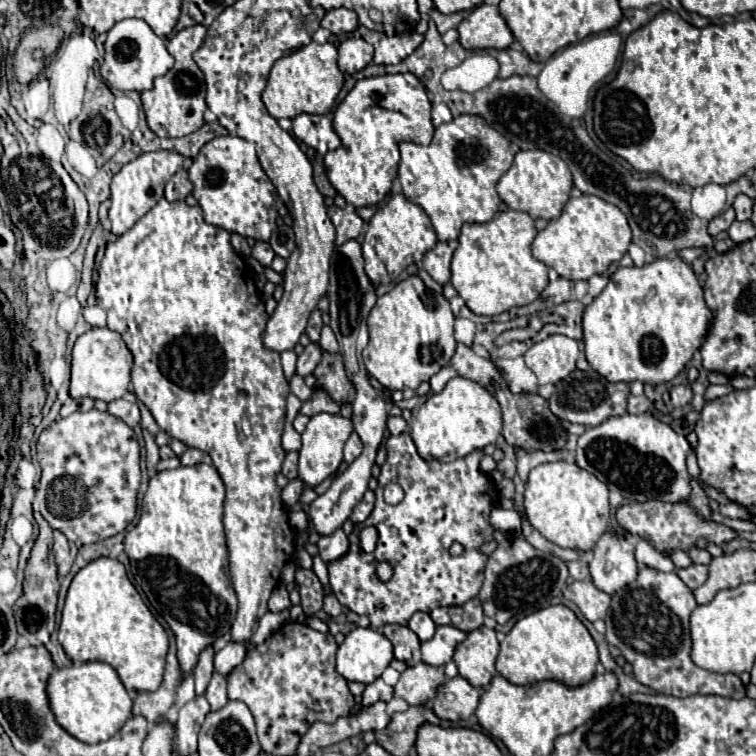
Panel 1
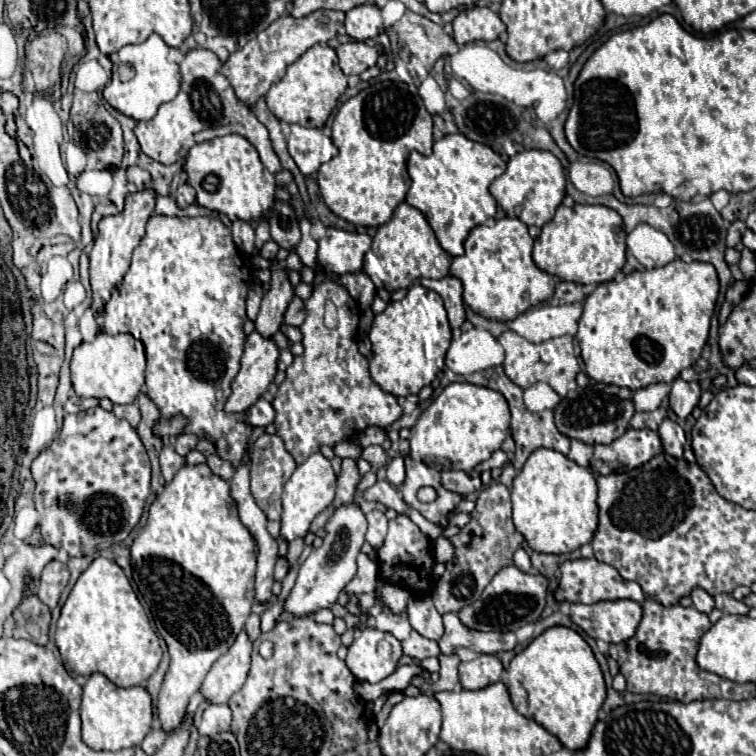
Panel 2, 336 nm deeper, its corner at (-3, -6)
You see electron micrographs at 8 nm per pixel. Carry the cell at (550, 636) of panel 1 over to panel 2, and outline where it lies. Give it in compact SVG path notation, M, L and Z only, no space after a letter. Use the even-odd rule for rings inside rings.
M552 626L534 638L508 666L508 692L514 708L544 726L566 748L584 748L606 698L602 670L592 648L572 628Z

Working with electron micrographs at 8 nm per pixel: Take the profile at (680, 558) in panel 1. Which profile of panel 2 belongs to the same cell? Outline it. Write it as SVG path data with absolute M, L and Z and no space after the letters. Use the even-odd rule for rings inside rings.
M694 588L690 592L690 598L694 602L694 608L700 610L700 612L704 612L704 614L708 614L714 608L714 598L706 590L702 590L702 588Z

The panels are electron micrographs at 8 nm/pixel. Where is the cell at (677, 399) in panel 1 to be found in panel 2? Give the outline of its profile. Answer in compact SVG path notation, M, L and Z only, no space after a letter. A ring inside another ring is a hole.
M676 378L672 382L672 390L670 390L670 408L674 410L674 414L678 418L686 418L690 416L690 412L696 408L700 400L700 386L698 382L684 382L680 378Z

